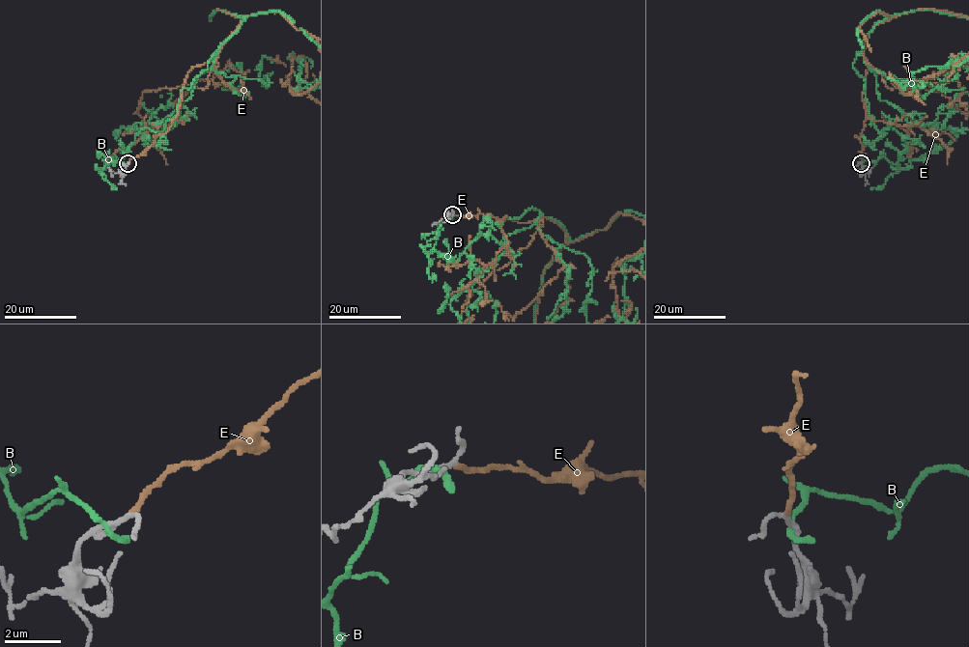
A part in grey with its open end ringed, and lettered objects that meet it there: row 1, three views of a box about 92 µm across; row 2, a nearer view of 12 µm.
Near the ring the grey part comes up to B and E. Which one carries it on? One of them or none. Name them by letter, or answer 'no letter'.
E

